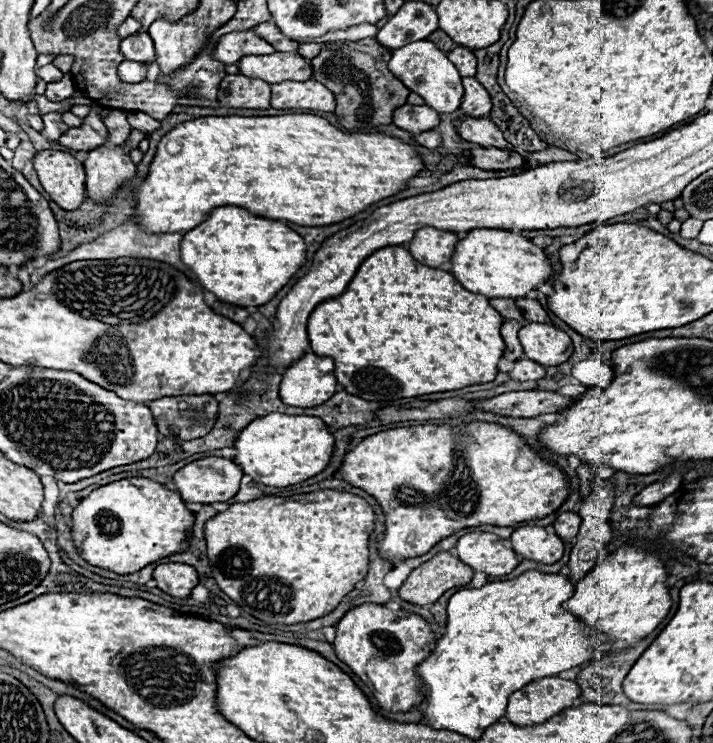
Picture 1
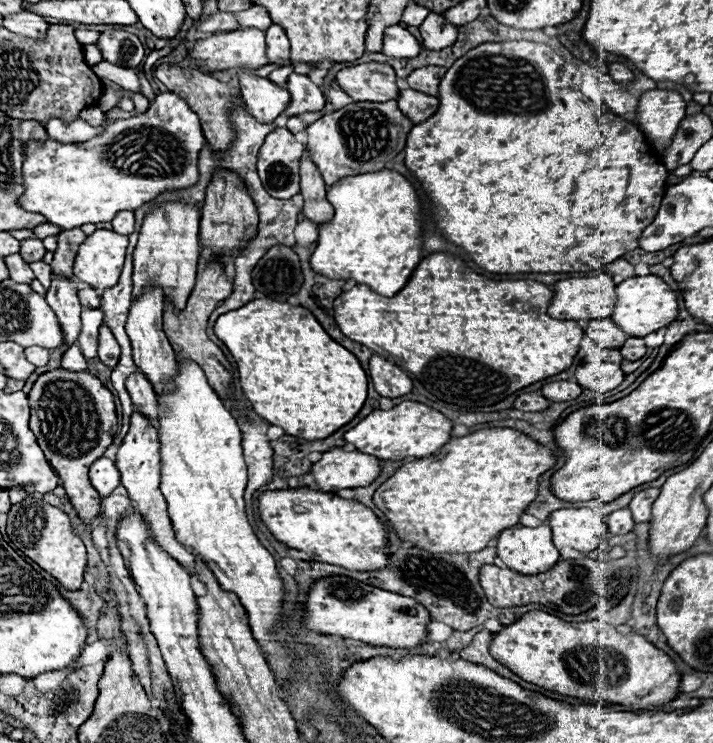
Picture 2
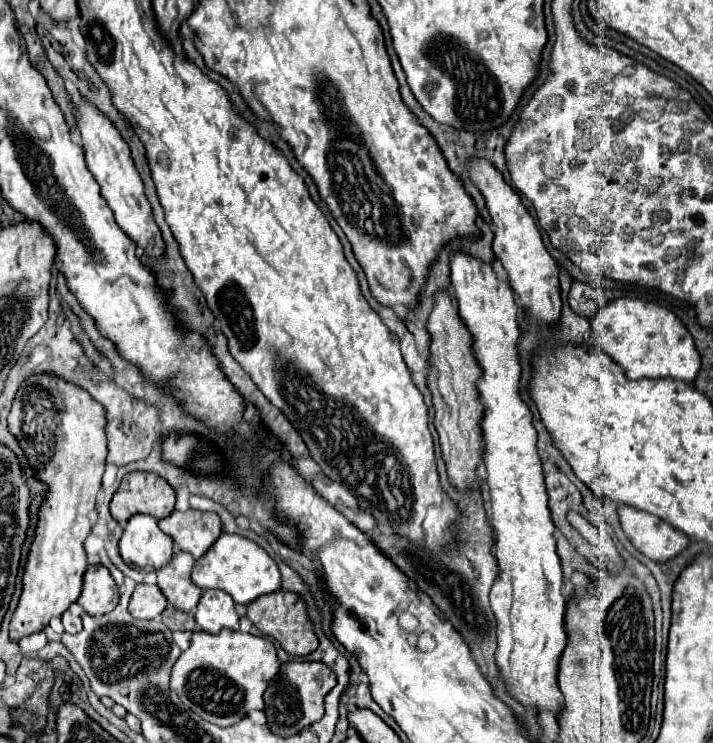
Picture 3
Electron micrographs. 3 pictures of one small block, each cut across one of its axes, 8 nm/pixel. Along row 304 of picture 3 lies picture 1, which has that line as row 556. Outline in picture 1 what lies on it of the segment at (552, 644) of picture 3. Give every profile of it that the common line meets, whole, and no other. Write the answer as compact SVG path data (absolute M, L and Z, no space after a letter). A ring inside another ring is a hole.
M488 532L462 536L456 544L456 552L464 564L488 576L506 576L518 566L518 554L508 546L508 542Z

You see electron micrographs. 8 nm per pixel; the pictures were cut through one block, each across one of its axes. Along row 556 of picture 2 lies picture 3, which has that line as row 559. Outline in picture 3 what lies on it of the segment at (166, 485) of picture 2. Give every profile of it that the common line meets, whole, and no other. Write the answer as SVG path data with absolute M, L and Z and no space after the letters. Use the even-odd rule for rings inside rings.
M222 534L214 542L214 546L194 564L192 580L202 590L208 590L208 588L224 590L234 598L236 604L250 604L256 598L282 588L278 564L268 556L264 548L260 548L256 542L238 534Z

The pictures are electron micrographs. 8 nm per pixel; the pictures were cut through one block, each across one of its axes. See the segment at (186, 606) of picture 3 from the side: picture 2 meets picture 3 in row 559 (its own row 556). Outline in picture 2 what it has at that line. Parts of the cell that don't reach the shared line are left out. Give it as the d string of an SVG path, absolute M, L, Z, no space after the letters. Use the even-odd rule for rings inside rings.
M134 410L132 416L130 416L130 430L128 430L124 442L120 444L118 454L116 454L116 466L118 466L118 470L122 474L122 486L128 490L128 496L130 496L134 508L146 518L146 522L148 522L148 526L152 530L152 536L188 572L194 572L194 556L186 550L184 544L180 544L176 540L172 522L170 522L168 512L166 512L166 500L164 500L164 496L160 492L160 438L158 438L158 430L138 410Z

